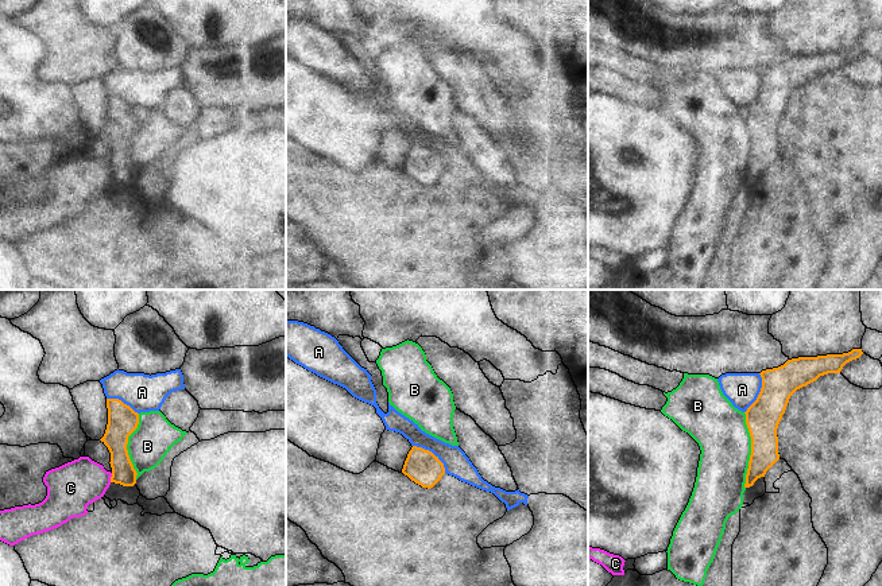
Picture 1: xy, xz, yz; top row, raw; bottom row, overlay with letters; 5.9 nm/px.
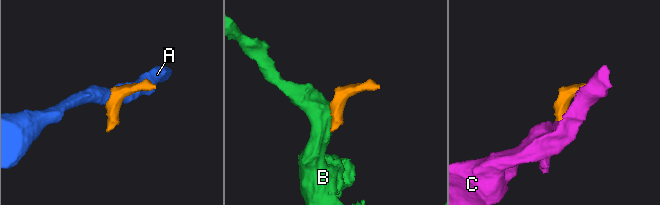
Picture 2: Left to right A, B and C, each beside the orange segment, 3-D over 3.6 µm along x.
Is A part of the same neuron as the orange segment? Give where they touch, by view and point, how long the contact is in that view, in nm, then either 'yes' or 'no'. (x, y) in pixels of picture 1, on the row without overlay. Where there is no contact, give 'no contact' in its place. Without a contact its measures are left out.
xz (433, 152) | 260 nm | no

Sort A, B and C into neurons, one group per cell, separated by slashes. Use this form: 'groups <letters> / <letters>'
groups A / B / C

